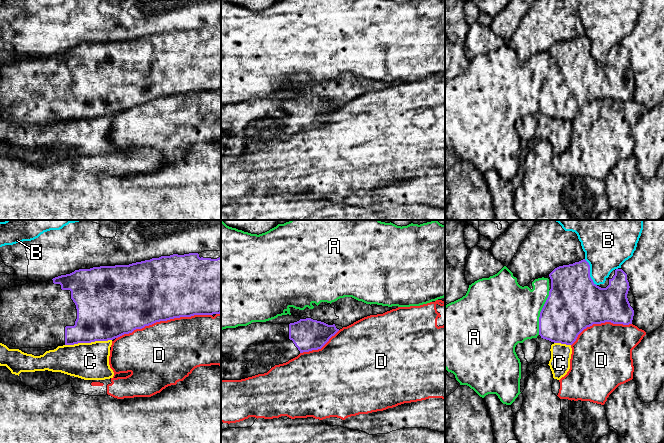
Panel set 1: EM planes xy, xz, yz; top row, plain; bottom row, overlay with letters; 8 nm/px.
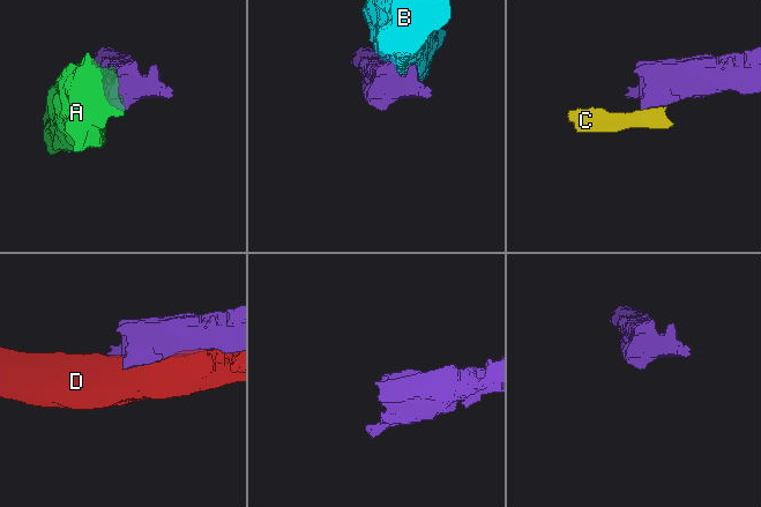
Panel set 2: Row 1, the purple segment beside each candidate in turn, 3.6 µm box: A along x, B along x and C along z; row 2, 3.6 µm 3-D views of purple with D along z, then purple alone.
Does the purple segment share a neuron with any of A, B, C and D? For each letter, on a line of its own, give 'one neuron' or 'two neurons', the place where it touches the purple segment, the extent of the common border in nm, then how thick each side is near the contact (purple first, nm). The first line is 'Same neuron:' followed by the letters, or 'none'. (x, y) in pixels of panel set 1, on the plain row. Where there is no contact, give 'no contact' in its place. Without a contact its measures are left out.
Same neuron: none
A: two neurons; meets purple in yz at (540, 88); contact 380 nm long; 400 nm thick on the purple side, 480 nm on the other
B: two neurons; meets purple in yz at (589, 48); contact 240 nm long; 400 nm thick on the purple side, 360 nm on the other
C: two neurons; meets purple in xy at (88, 118); contact 380 nm long; 420 nm thick on the purple side, 300 nm on the other
D: two neurons; meets purple in xy at (163, 96); contact 800 nm long; 500 nm thick on the purple side, 500 nm on the other

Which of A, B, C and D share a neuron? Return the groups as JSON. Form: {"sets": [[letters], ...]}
{"sets": [["A"], ["B"], ["C"], ["D"]]}

